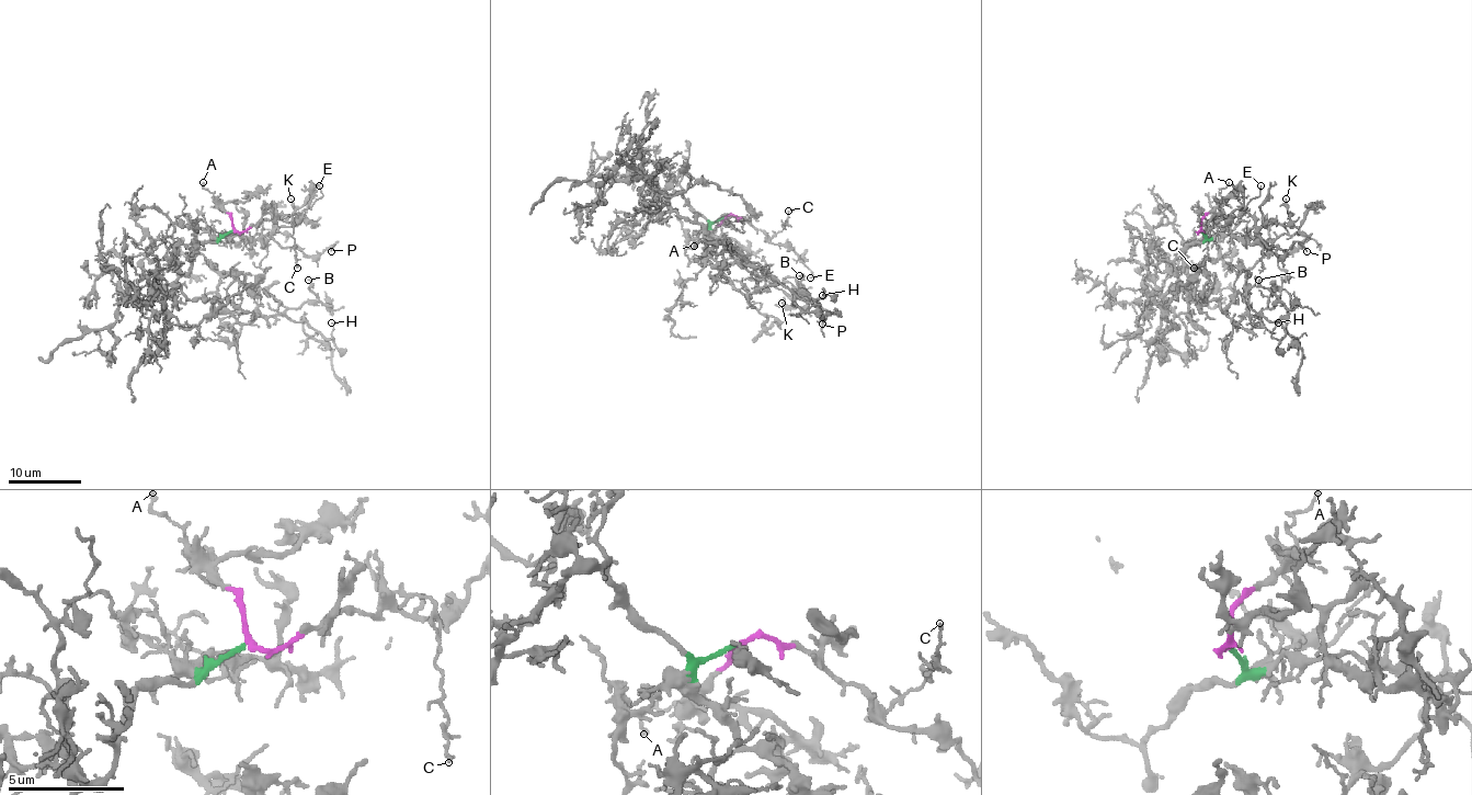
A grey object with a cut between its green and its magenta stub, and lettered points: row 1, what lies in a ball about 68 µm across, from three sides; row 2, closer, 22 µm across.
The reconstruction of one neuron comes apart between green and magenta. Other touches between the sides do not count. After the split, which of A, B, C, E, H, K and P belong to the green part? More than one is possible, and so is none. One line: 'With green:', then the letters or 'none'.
With green: B, H, K, P

